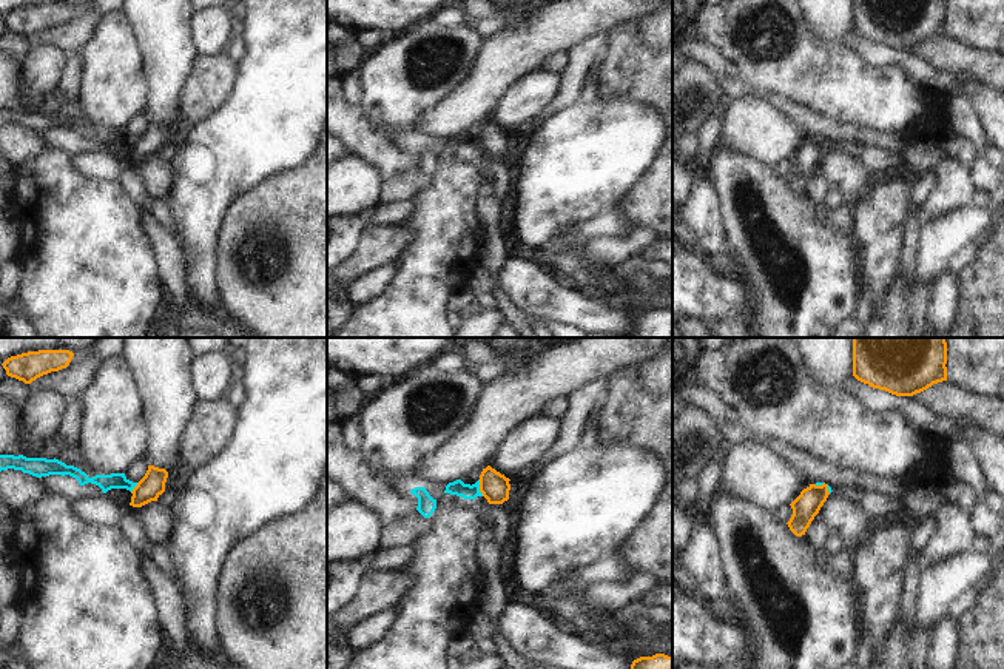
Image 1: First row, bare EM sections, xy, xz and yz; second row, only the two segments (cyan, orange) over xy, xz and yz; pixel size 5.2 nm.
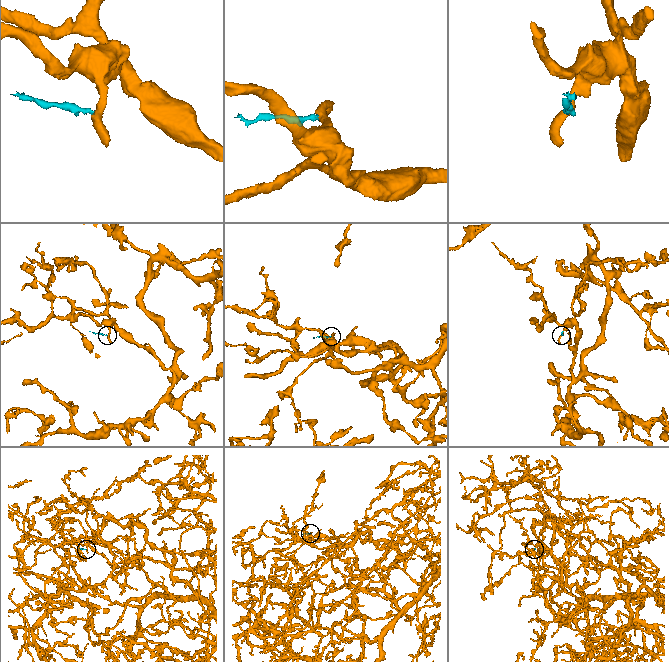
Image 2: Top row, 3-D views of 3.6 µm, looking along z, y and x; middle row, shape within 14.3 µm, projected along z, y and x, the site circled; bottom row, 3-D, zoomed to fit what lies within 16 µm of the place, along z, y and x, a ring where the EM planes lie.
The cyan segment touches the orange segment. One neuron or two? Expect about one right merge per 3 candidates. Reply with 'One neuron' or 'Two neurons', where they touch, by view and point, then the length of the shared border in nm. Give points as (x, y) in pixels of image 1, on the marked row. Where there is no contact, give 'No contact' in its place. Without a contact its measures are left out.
Two neurons. Touches cyan at xz (478, 487). Shared border 90 nm

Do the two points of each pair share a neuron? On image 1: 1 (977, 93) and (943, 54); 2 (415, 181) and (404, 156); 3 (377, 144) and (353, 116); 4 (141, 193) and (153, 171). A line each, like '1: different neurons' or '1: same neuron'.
1: different neurons
2: different neurons
3: same neuron
4: different neurons

